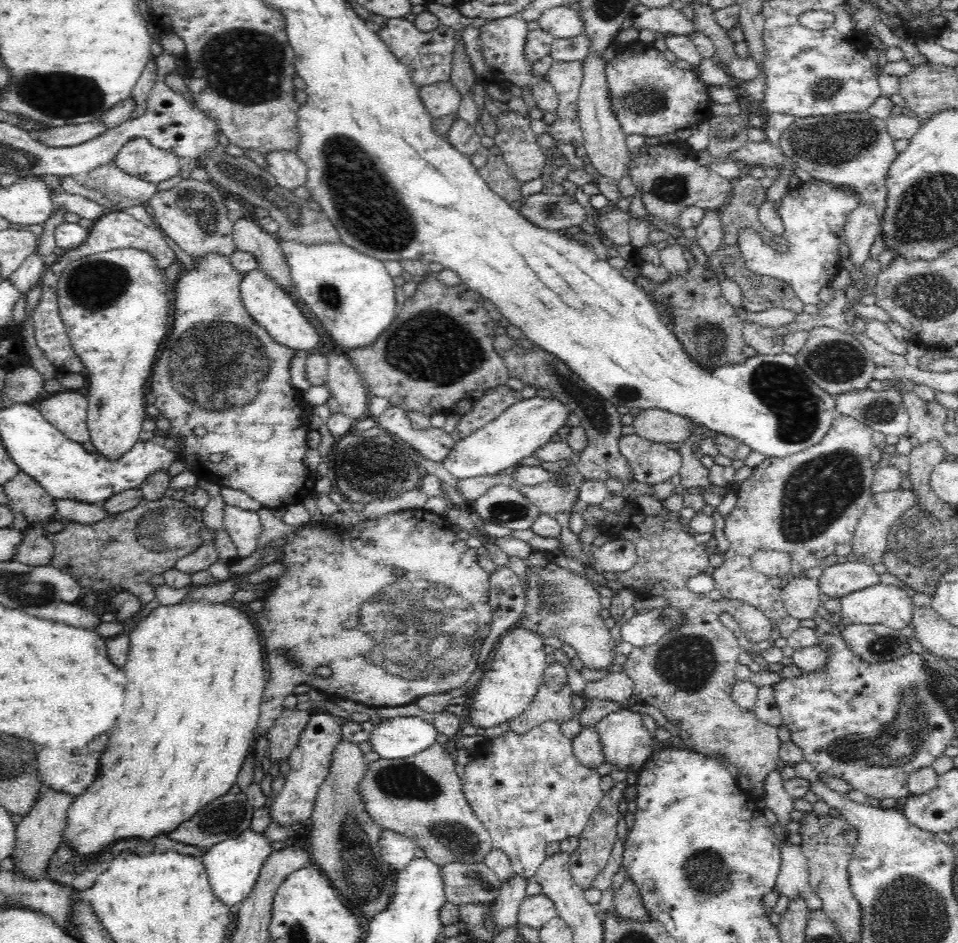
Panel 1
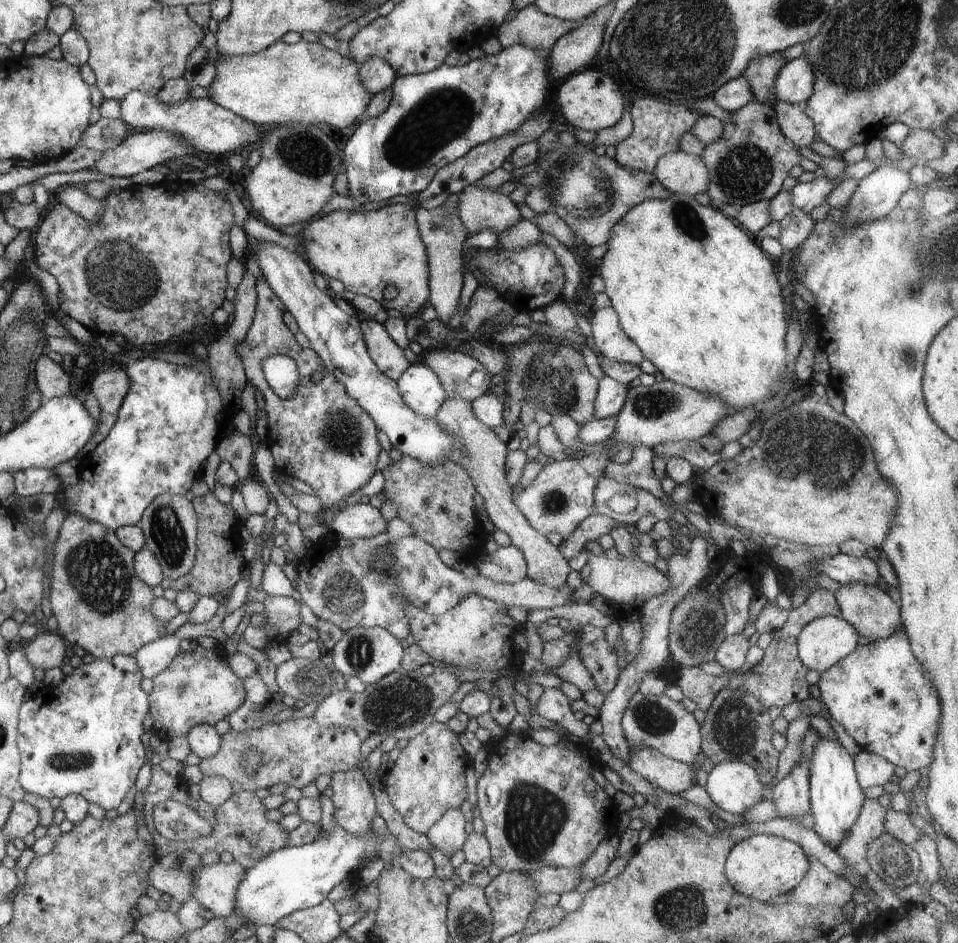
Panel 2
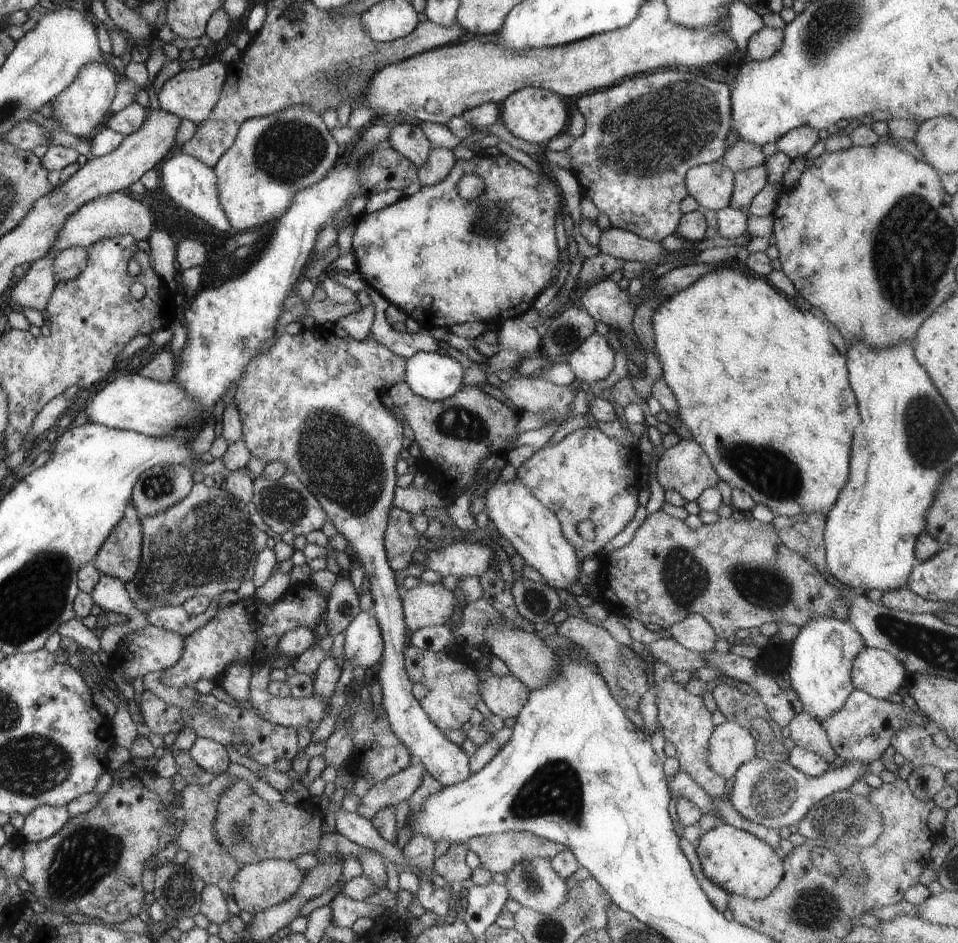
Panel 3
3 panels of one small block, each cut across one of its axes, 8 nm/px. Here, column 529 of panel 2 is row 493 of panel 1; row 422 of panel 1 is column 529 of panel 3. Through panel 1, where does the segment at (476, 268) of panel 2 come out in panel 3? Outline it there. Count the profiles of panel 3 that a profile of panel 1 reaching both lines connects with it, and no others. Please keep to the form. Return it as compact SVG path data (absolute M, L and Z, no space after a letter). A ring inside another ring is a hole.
M477 154L471 160L457 160L445 180L441 180L439 184L421 188L413 196L401 196L399 202L383 210L371 214L363 212L359 220L353 222L351 248L357 260L355 272L359 272L365 284L377 290L389 304L401 310L407 318L413 318L421 326L421 330L475 322L497 326L505 320L517 320L521 314L533 308L535 296L559 274L559 248L555 242L553 224L557 212L561 212L561 200L563 194L559 192L555 180L545 174L539 176L529 172L505 154L499 154L495 158ZM463 174L477 174L485 182L485 190L477 200L461 200L461 196L457 194L457 182ZM487 204L501 206L505 210L505 230L495 230L491 238L483 236L479 228L481 220L487 218ZM423 296L429 296L433 300L431 310L421 308L419 300Z

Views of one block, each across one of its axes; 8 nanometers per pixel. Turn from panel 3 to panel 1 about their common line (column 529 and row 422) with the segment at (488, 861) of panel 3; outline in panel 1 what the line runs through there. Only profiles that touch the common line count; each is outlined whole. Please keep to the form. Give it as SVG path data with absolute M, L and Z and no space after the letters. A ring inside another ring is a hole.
M838 416L830 428L830 432L822 438L822 442L818 442L818 446L810 446L808 450L802 450L790 458L766 458L764 462L760 462L750 478L740 486L738 490L738 506L734 508L734 512L726 518L726 528L724 534L730 542L730 548L724 552L724 562L716 568L716 572L712 574L716 580L716 586L724 598L728 600L738 600L738 602L748 602L754 608L762 610L764 616L772 622L772 636L768 640L762 640L760 644L754 644L752 640L746 638L746 634L738 628L736 620L730 618L730 614L722 614L720 620L736 634L736 638L740 640L740 648L742 652L750 650L754 654L762 654L762 650L774 646L774 640L782 638L780 632L780 622L788 616L782 604L782 596L784 596L784 586L788 582L792 582L794 578L802 578L806 576L806 572L810 568L824 568L824 558L830 554L836 554L836 548L840 544L852 542L854 532L856 532L856 524L862 518L868 502L872 500L874 492L872 492L872 482L874 482L874 474L876 474L876 466L872 464L872 450L874 440L872 440L874 432L856 422L850 416ZM758 550L770 550L770 552L782 552L788 554L792 558L792 568L782 576L782 578L770 578L764 576L762 572L756 572L752 568L752 554L756 554Z

